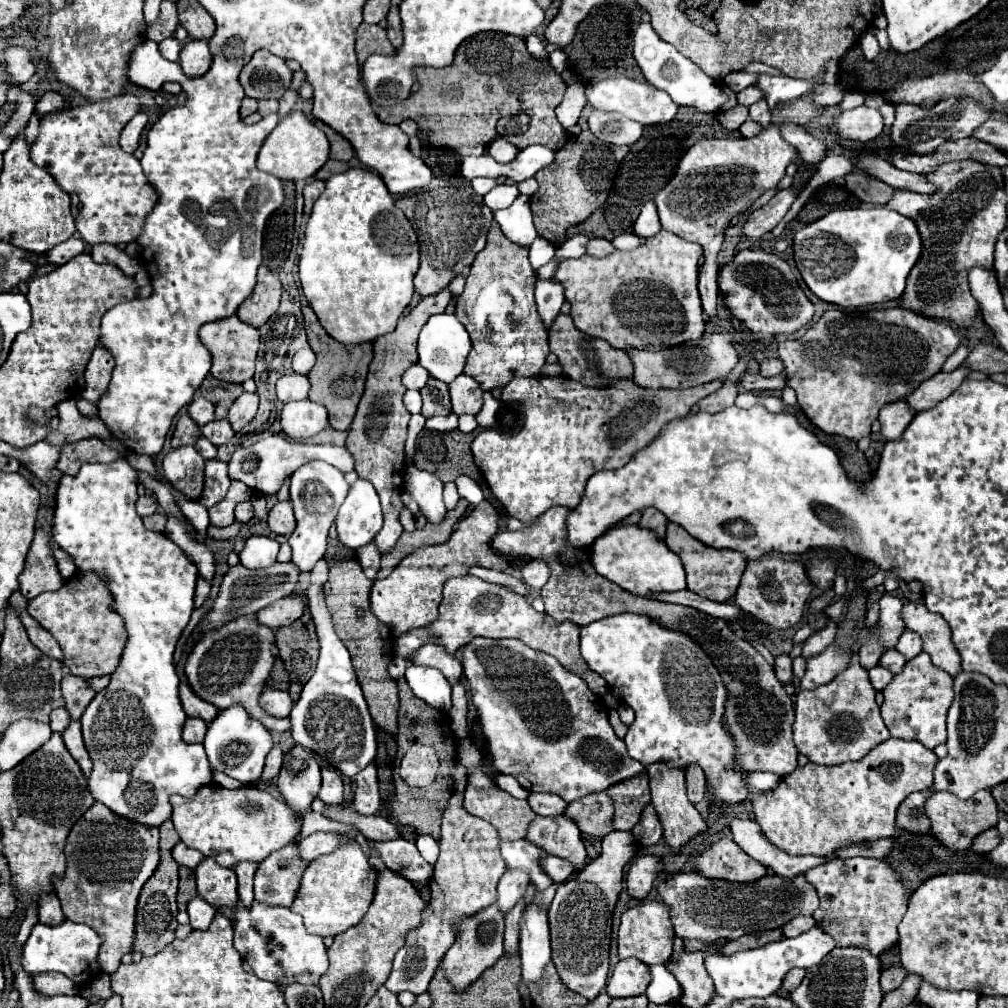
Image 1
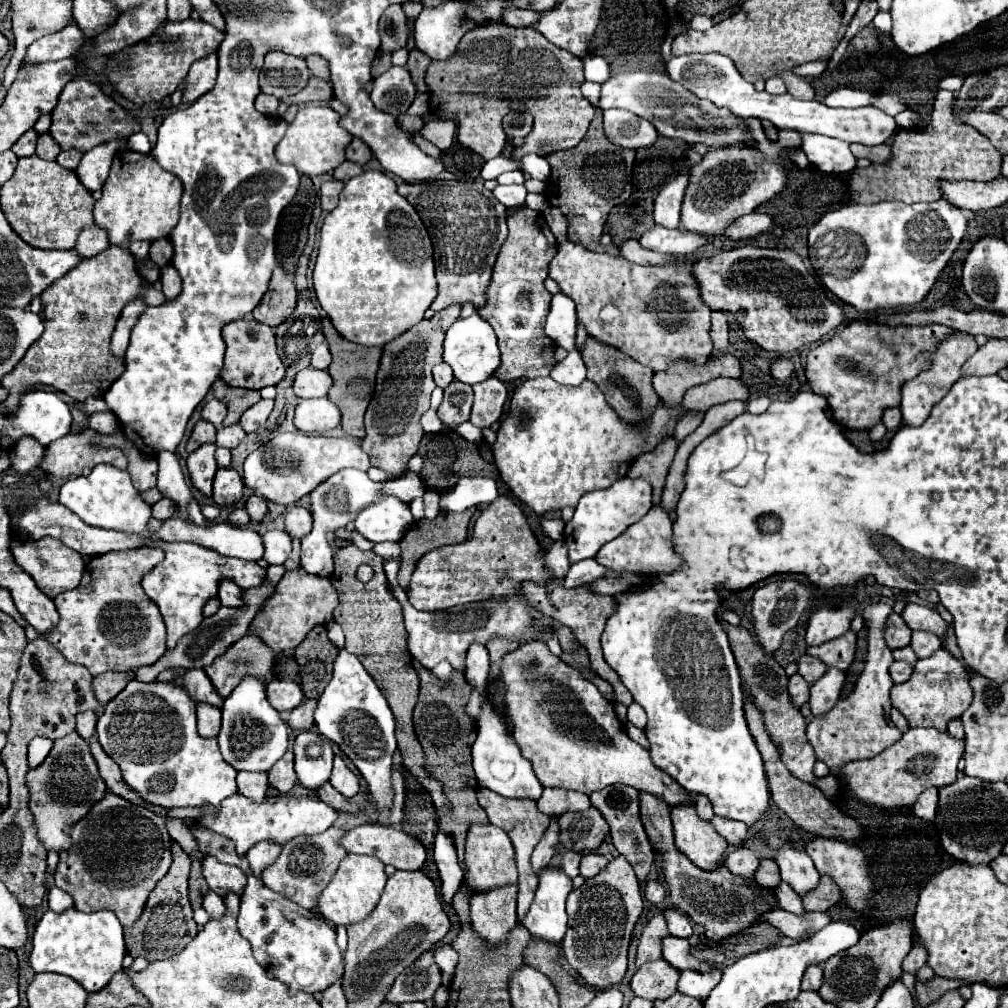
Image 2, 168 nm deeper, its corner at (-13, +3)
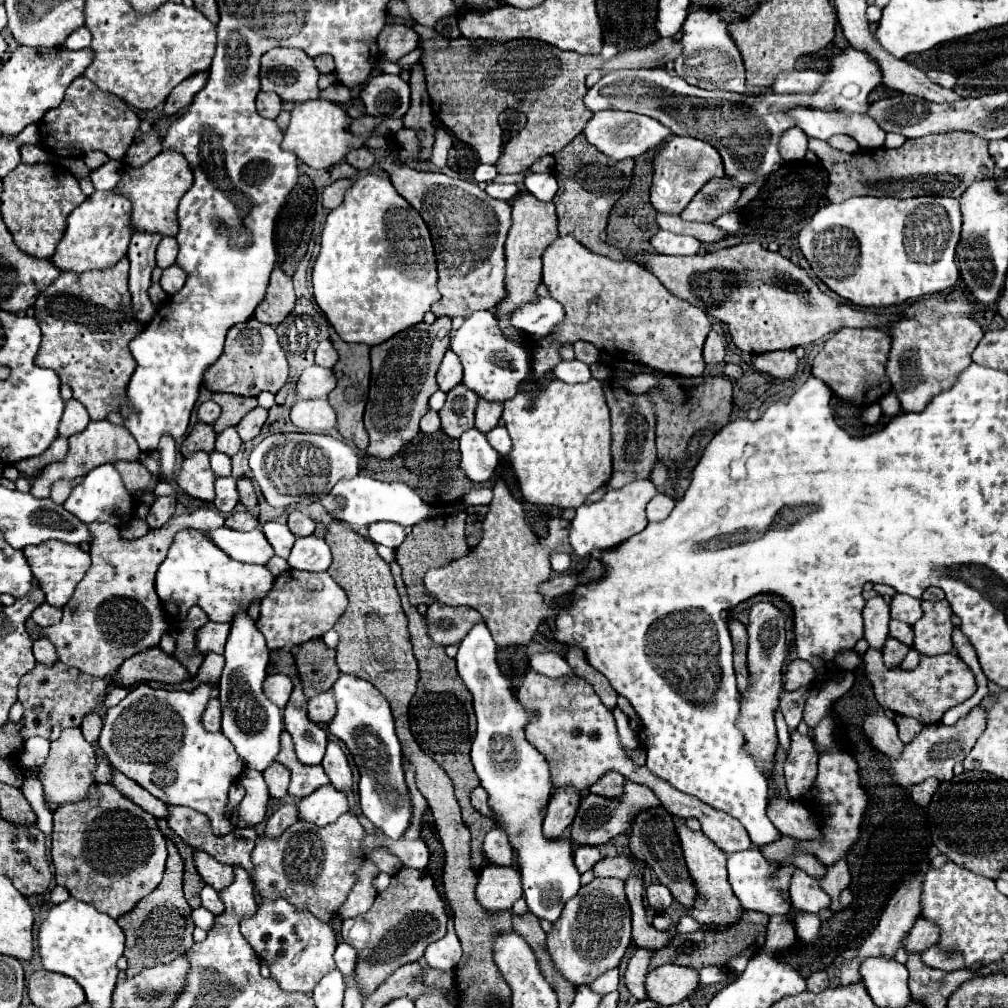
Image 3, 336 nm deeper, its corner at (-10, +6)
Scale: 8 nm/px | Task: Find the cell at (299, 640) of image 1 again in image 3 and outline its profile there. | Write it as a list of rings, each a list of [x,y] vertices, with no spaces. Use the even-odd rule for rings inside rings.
[[[312,639],[300,645],[300,651],[296,653],[296,665],[304,695],[308,699],[328,691],[340,675],[336,665],[336,651],[328,649],[322,639]]]

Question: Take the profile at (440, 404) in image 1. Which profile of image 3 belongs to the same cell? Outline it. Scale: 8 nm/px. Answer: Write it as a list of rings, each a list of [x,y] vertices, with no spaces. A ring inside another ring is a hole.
[[[458,385],[456,389],[448,391],[444,407],[438,411],[442,419],[442,431],[450,437],[460,437],[466,429],[474,427],[474,407],[478,403],[478,395],[464,387]]]

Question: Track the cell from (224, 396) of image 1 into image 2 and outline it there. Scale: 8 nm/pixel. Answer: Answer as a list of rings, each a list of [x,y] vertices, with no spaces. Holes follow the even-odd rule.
[[[217,380],[213,384],[213,394],[217,400],[221,400],[225,406],[227,406],[227,416],[223,420],[223,426],[231,426],[231,424],[237,424],[241,414],[251,408],[253,404],[259,402],[259,390],[243,390],[243,388],[231,388],[231,386],[225,386],[225,382]]]

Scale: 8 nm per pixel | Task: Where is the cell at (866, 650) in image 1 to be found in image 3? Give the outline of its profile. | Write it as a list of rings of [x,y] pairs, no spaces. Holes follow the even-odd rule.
[[[890,621],[890,637],[906,643],[908,647],[912,647],[912,641],[914,641],[914,633],[912,633],[912,627],[902,623],[902,621]]]

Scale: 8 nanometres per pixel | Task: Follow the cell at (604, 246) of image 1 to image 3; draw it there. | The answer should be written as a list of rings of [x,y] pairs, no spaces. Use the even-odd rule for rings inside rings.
[[[740,243],[728,249],[692,255],[692,257],[668,257],[662,253],[636,253],[636,261],[648,267],[662,285],[666,285],[674,295],[686,299],[688,303],[700,307],[708,315],[720,319],[730,327],[730,335],[738,349],[748,353],[768,353],[776,349],[796,349],[798,345],[808,345],[814,341],[822,341],[830,333],[842,327],[888,327],[892,321],[898,321],[902,315],[876,315],[872,311],[852,309],[846,303],[840,303],[828,297],[820,287],[810,279],[810,275],[800,267],[794,265],[788,257],[780,255],[778,251],[768,251],[760,243]]]

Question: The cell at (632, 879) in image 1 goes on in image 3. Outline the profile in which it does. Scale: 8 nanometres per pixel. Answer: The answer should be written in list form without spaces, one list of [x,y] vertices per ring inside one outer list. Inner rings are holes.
[[[650,885],[646,887],[646,899],[648,899],[648,905],[656,911],[664,911],[670,907],[670,903],[674,901],[672,893],[664,887],[664,885]]]

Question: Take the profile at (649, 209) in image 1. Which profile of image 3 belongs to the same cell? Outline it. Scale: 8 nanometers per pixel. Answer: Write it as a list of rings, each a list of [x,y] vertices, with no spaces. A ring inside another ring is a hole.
[[[670,137],[664,147],[658,151],[654,159],[654,181],[650,189],[650,203],[658,213],[680,215],[682,209],[692,201],[692,197],[700,191],[700,187],[724,173],[722,159],[716,149],[694,137]]]

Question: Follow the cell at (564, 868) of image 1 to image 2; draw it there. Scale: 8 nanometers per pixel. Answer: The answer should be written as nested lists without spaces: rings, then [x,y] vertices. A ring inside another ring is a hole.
[[[587,854],[587,856],[583,856],[583,862],[581,862],[581,876],[593,878],[601,870],[605,870],[605,866],[607,866],[607,858],[605,856],[601,856],[601,854]]]

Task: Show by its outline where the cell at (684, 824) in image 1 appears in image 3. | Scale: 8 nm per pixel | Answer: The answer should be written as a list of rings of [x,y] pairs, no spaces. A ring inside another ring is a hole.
[[[676,825],[680,843],[682,843],[682,851],[684,851],[684,859],[688,865],[688,871],[692,875],[692,879],[696,881],[696,907],[688,909],[688,915],[692,915],[696,921],[708,925],[708,927],[724,927],[730,925],[734,921],[740,919],[740,903],[736,899],[736,895],[732,893],[732,887],[728,883],[728,875],[726,875],[726,853],[720,851],[718,847],[714,847],[714,843],[702,833],[702,831],[692,831],[686,825]]]

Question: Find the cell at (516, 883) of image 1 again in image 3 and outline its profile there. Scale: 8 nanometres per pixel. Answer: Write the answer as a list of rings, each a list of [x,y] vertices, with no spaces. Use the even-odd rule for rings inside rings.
[[[566,787],[566,789],[556,789],[554,797],[548,803],[548,811],[544,817],[544,825],[542,825],[542,833],[548,839],[556,839],[562,837],[564,829],[572,823],[576,809],[580,803],[580,795],[576,789]]]

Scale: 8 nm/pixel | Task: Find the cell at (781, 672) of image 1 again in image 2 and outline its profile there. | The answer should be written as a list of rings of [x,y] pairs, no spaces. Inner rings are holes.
[[[799,674],[789,678],[787,690],[789,690],[789,698],[795,708],[801,708],[809,700],[809,684],[803,678],[799,678]]]

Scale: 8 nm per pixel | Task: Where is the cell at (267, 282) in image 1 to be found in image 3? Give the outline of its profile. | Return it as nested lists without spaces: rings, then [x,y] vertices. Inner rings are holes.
[[[276,265],[270,277],[270,285],[268,285],[268,293],[262,299],[262,303],[256,307],[254,317],[260,323],[266,325],[280,325],[288,313],[294,309],[294,287],[292,287],[292,279]]]

